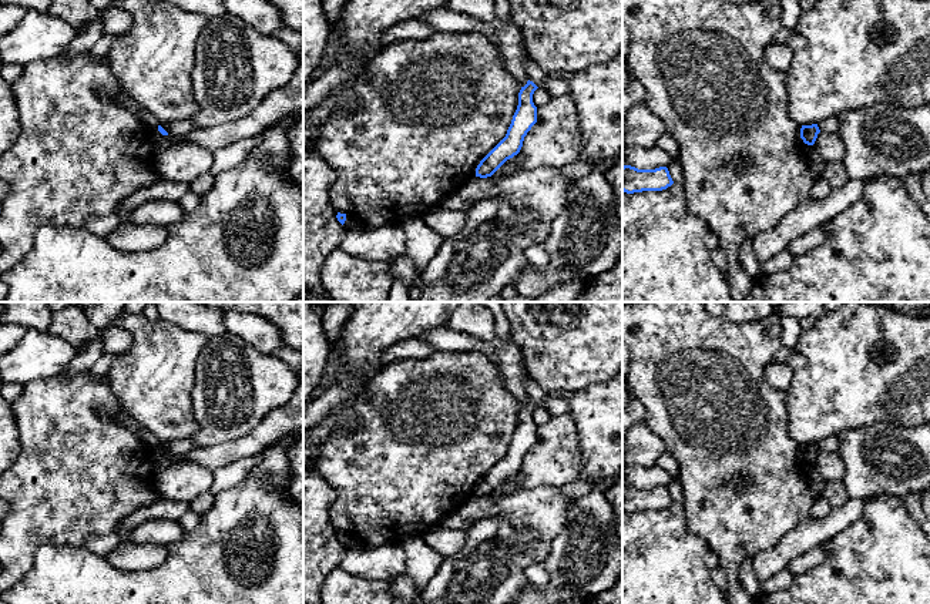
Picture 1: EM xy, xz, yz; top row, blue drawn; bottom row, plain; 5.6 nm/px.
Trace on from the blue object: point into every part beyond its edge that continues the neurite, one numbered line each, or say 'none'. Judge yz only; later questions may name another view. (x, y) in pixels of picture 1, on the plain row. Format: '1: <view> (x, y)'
none

